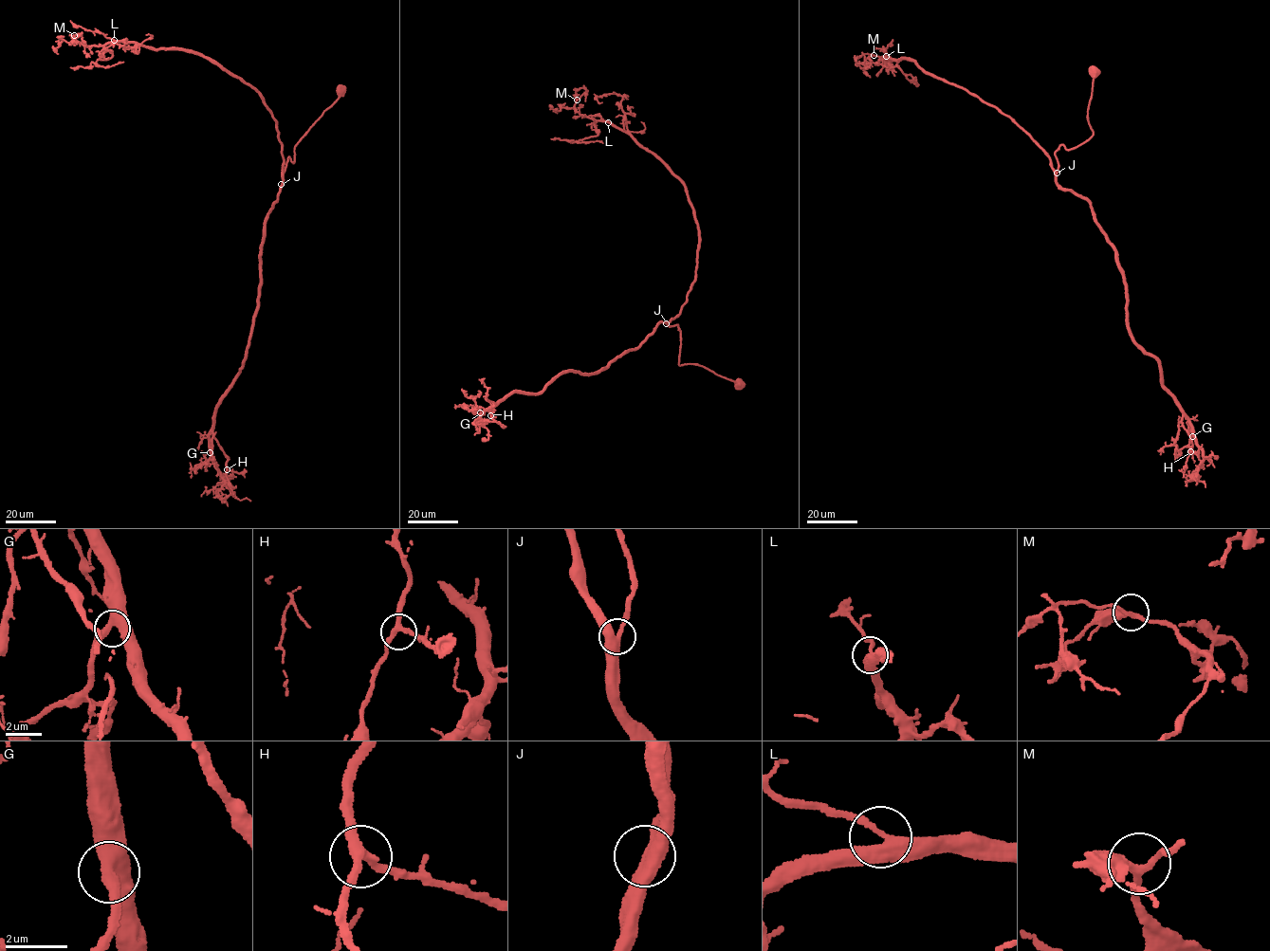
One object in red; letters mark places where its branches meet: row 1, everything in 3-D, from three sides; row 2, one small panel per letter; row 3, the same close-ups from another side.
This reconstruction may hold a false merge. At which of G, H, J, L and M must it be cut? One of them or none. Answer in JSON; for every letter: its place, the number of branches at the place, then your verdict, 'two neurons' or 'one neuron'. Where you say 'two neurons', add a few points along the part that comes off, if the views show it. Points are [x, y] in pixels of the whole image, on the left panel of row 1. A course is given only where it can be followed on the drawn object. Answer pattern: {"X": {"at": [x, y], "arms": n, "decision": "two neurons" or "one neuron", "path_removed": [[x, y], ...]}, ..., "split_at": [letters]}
{"G": {"at": [210, 452], "arms": 3, "decision": "one neuron"}, "H": {"at": [227, 469], "arms": 3, "decision": "one neuron"}, "J": {"at": [281, 184], "arms": 3, "decision": "one neuron"}, "L": {"at": [114, 40], "arms": 3, "decision": "one neuron"}, "M": {"at": [74, 35], "arms": 3, "decision": "one neuron"}, "split_at": []}

